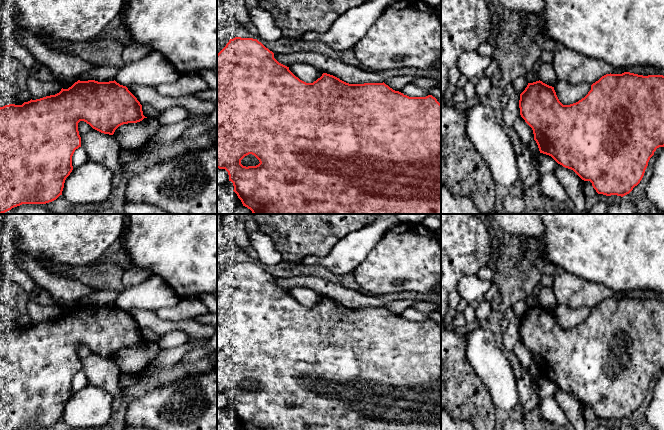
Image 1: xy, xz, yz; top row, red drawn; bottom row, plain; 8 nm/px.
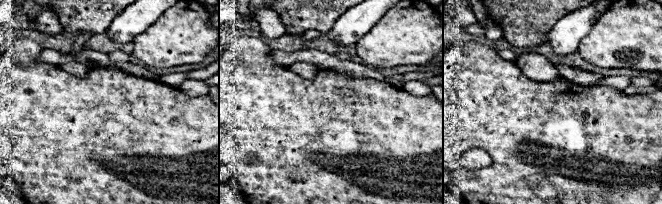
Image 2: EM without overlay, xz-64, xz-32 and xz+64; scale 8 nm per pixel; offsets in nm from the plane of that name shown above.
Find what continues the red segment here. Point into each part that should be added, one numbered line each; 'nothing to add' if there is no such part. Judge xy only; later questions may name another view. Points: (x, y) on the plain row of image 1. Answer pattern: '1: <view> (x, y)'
nothing to add

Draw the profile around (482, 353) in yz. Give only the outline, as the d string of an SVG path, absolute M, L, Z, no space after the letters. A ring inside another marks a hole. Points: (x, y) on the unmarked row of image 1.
M487 329L464 332L466 359L490 392L495 408L509 411L519 406L519 395L511 365Z

